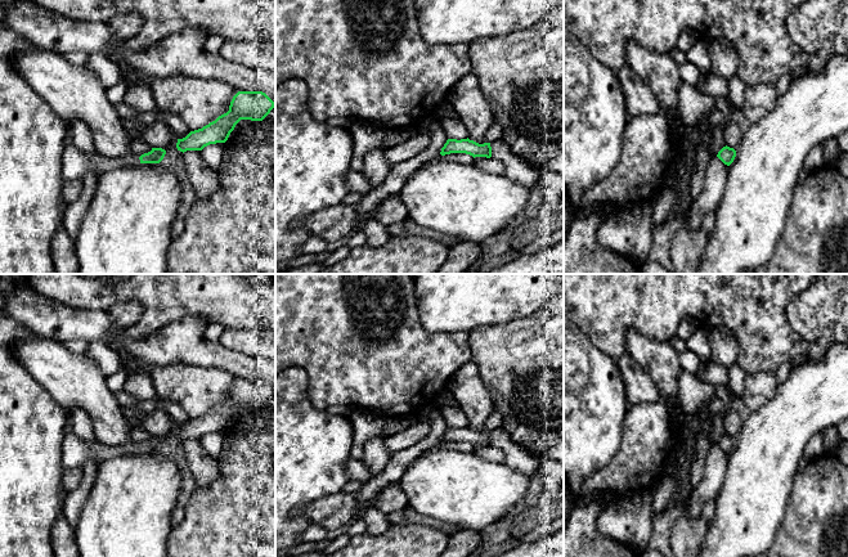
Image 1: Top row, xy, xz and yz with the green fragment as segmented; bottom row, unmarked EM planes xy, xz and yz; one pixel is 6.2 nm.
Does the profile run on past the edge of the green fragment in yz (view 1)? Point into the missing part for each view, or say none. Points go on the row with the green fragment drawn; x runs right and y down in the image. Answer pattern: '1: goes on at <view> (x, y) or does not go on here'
1: does not go on here

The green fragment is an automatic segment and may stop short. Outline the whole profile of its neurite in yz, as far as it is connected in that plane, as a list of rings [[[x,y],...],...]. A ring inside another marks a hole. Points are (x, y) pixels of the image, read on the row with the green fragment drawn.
[[[726,145],[726,147],[723,147],[723,148],[718,152],[717,157],[718,157],[724,165],[730,166],[730,165],[733,162],[735,157],[736,157],[736,151],[735,151],[733,148],[730,148],[730,147]]]

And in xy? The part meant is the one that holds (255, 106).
[[[238,91],[226,113],[178,139],[176,148],[184,153],[202,151],[210,144],[225,143],[241,120],[263,121],[274,107],[275,103],[263,91]]]

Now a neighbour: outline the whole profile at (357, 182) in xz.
[[[349,170],[346,174],[346,181],[350,193],[367,194],[371,189],[369,181],[365,179],[363,172]]]

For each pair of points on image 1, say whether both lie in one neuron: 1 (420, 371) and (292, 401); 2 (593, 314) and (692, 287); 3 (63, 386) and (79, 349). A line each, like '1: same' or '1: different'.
1: different
2: same
3: different

